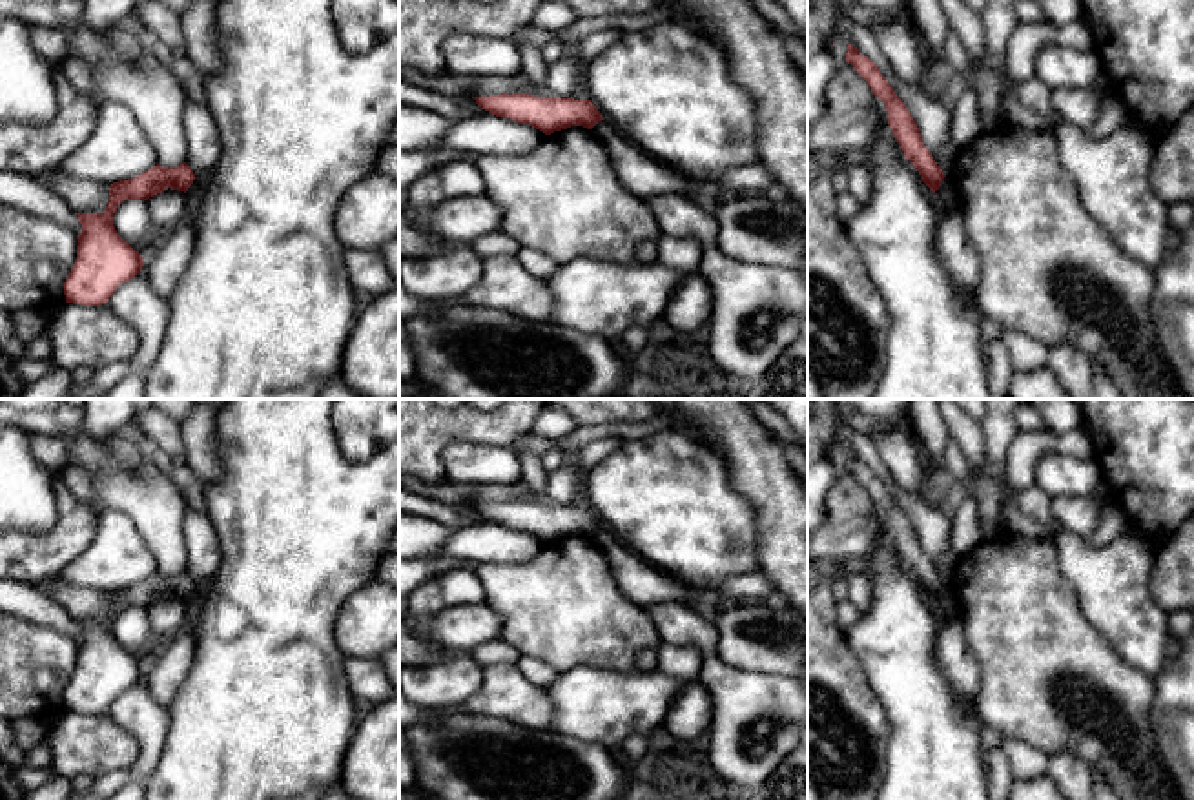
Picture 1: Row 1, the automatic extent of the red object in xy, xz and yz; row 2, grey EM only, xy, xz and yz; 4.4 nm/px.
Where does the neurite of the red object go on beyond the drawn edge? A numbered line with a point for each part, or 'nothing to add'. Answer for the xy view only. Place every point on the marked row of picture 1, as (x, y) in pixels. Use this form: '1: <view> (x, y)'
nothing to add

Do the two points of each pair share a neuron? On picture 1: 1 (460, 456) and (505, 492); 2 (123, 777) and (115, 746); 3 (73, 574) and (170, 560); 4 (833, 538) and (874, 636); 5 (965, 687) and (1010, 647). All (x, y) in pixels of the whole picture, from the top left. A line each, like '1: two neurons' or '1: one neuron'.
1: two neurons
2: two neurons
3: two neurons
4: two neurons
5: two neurons

